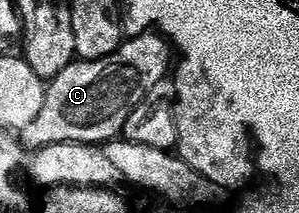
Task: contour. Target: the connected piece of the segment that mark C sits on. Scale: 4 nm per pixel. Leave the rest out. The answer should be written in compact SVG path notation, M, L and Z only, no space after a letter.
M144 35L124 40L123 46L114 56L72 61L69 67L65 67L65 71L61 71L61 75L50 78L41 115L37 115L37 119L33 119L33 123L29 123L29 127L22 130L23 144L37 150L57 143L102 146L108 141L116 140L122 134L129 115L133 115L133 111L141 103L141 99L145 99L145 95L153 91L153 87L168 80L169 70L172 68L171 53L173 57L170 44L159 45L159 35Z

